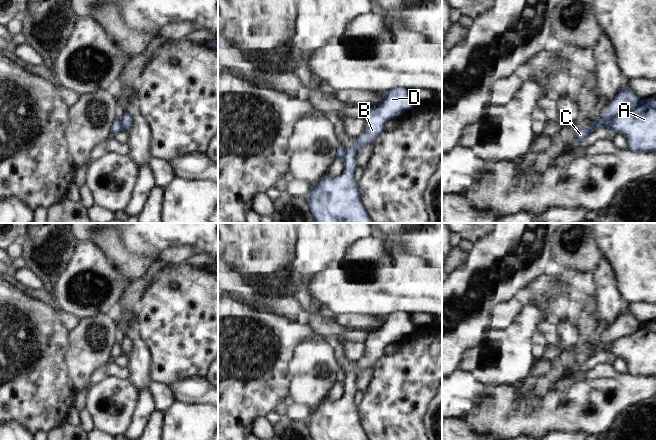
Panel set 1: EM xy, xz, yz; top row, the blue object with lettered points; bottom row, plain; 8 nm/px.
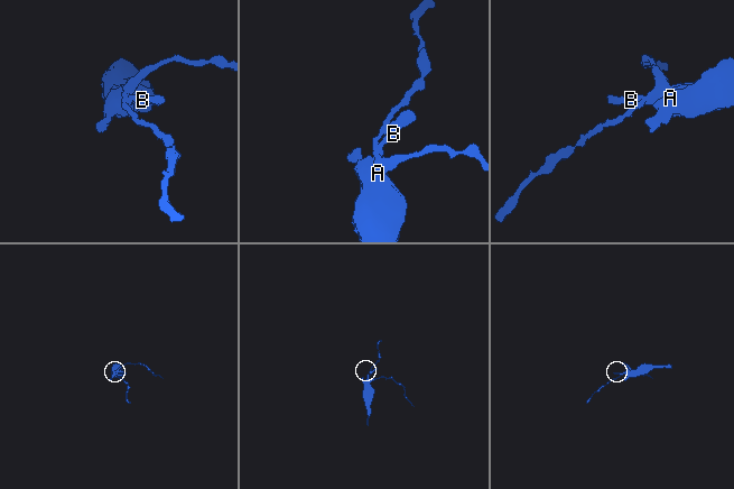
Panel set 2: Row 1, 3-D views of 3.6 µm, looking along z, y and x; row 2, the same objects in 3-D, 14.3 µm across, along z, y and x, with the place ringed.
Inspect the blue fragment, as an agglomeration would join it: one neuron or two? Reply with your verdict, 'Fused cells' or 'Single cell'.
Fused cells.

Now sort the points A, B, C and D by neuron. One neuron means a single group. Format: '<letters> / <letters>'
A B D / C

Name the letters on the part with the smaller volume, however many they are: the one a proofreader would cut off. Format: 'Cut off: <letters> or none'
Cut off: C

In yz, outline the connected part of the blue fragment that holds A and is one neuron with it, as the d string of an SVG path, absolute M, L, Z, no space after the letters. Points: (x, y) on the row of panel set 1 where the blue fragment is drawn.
M656 96L641 100L639 105L629 112L608 118L599 116L592 121L592 126L596 129L606 127L615 133L625 135L628 149L632 152L656 152Z

